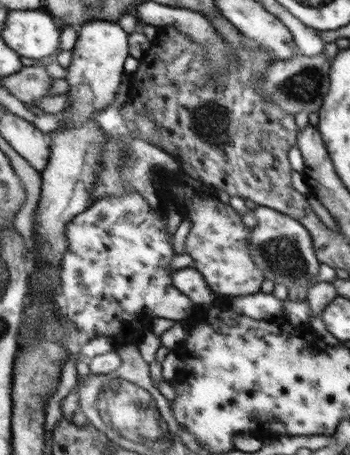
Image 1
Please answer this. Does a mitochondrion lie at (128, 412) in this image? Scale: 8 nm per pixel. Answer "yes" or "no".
yes

